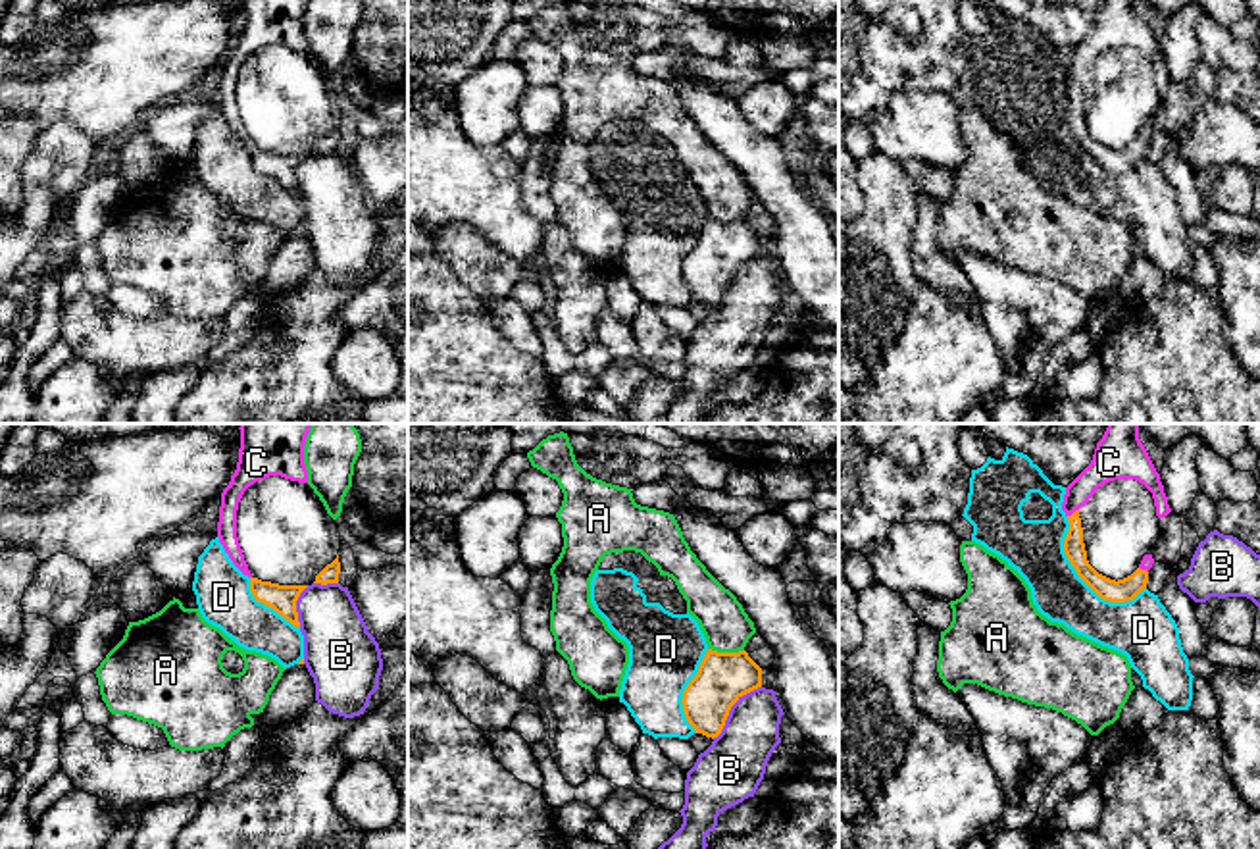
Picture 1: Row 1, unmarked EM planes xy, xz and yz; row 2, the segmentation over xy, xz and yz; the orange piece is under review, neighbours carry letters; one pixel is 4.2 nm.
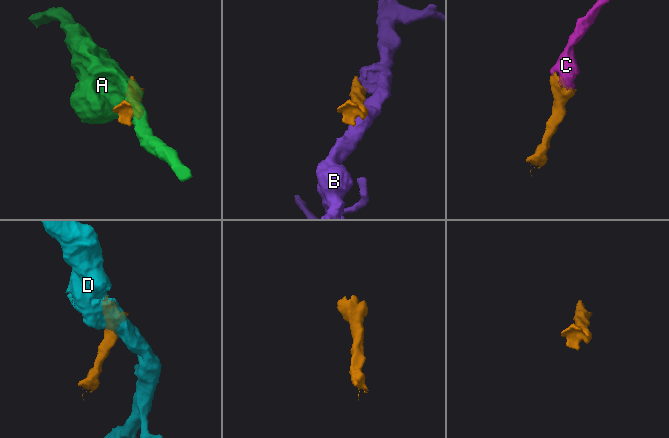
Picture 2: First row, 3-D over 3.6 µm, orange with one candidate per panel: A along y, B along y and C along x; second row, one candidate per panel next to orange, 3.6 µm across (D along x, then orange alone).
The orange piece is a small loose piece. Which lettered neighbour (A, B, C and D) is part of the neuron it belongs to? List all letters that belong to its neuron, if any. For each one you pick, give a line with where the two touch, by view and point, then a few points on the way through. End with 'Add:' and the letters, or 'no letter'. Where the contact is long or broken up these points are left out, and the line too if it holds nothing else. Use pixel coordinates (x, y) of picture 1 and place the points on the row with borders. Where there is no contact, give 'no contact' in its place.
C: meets orange in yz at (1074, 513)
Add: C

